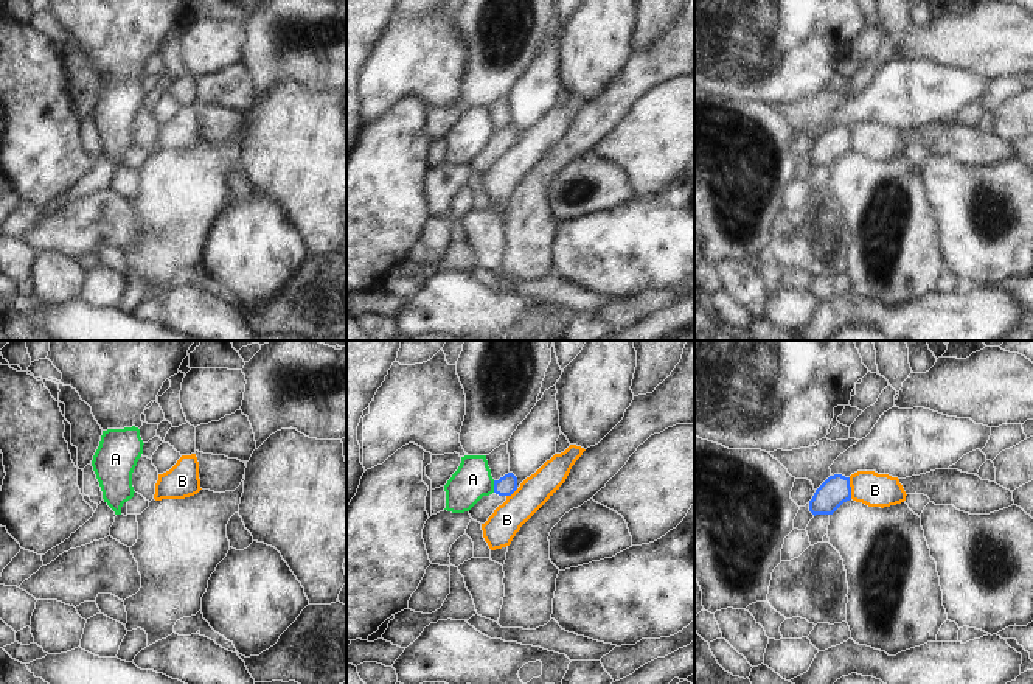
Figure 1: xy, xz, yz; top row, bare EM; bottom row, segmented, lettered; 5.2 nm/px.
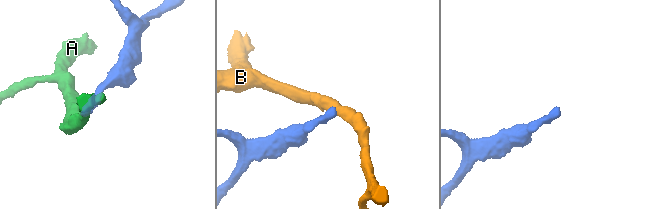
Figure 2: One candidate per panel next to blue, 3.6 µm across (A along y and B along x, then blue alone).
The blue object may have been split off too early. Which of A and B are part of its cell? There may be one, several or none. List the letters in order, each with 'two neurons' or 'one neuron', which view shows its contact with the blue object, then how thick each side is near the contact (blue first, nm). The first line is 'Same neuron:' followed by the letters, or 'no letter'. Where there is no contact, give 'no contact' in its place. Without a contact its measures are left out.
Same neuron: no letter
A: two neurons | xz | 100/200 nm
B: two neurons | yz | 150/180 nm

